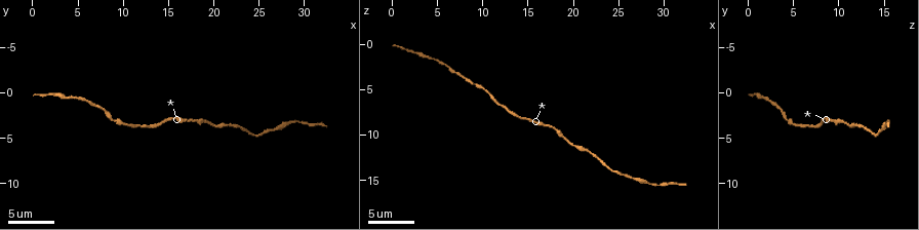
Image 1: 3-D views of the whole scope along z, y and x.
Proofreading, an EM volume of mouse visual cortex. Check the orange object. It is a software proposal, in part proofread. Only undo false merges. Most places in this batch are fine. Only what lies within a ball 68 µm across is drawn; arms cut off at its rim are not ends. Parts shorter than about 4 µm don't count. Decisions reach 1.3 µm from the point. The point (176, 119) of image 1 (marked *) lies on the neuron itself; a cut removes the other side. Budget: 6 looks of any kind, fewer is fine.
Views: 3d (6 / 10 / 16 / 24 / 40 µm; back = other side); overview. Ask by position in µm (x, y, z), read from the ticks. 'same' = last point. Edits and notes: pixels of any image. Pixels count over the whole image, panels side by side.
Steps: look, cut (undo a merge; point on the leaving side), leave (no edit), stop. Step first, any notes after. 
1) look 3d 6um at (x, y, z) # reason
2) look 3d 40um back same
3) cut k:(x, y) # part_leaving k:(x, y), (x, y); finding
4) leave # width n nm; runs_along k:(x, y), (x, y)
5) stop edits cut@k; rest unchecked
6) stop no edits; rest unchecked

look 3d 10um at (26.2, 4.0, 14.8) # calibre changes

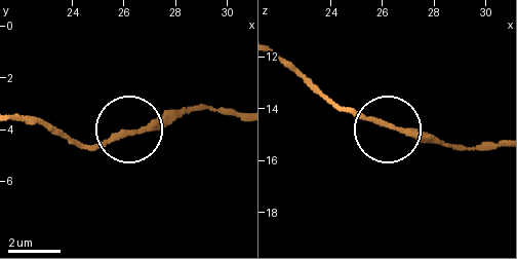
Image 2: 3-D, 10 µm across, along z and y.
leave # width 170 nm; runs_along 2:(21, 117), (53, 126), (87, 148), (204, 108); continuous, no second neuron

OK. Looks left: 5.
look 3d 10um at (22.2, 3.6, 12.2) # thick turns thin

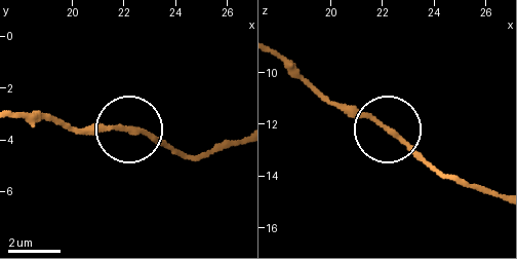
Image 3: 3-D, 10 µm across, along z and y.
leave # runs_along 3:(18, 112), (117, 125), (174, 150); one neuron here

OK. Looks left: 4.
look 3d 16um at (10.6, 3.6, 5.0) # a narrow waist

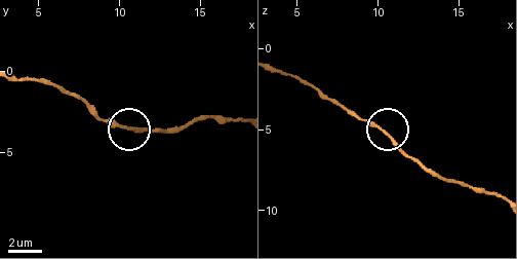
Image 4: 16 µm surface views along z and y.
leave # runs_along 4:(212, 118), (164, 131), (144, 131), (95, 118); continuous, no second neuron

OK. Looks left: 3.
stop no edits; rest unchecked

